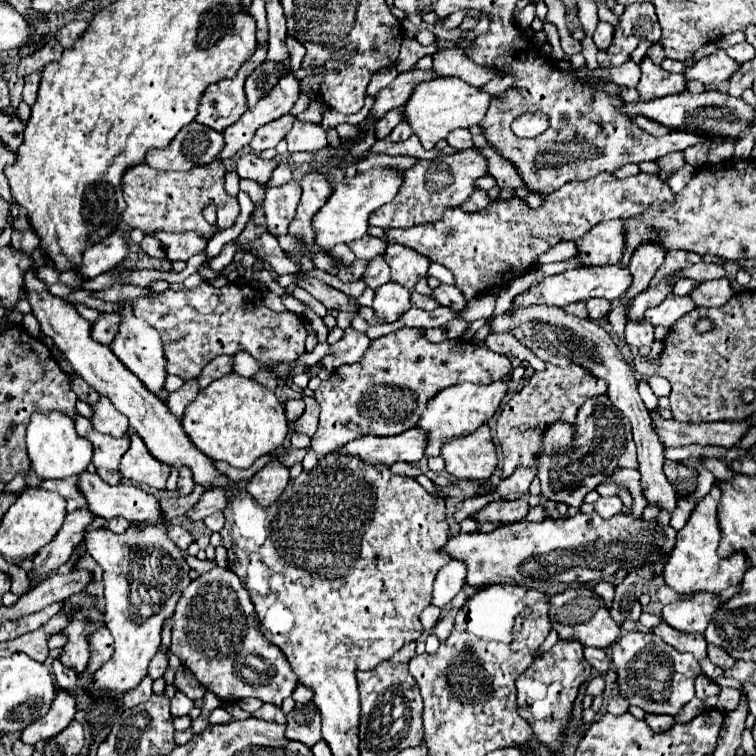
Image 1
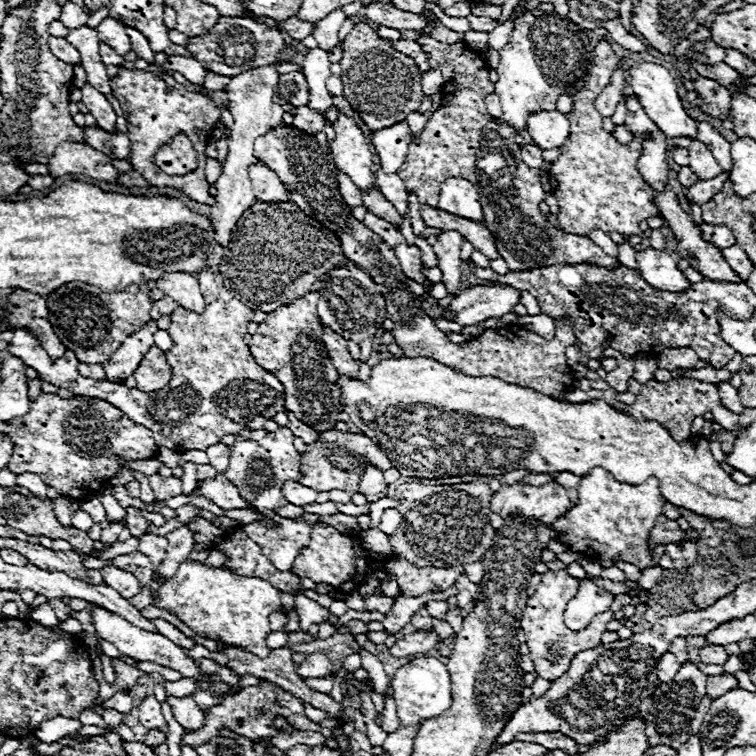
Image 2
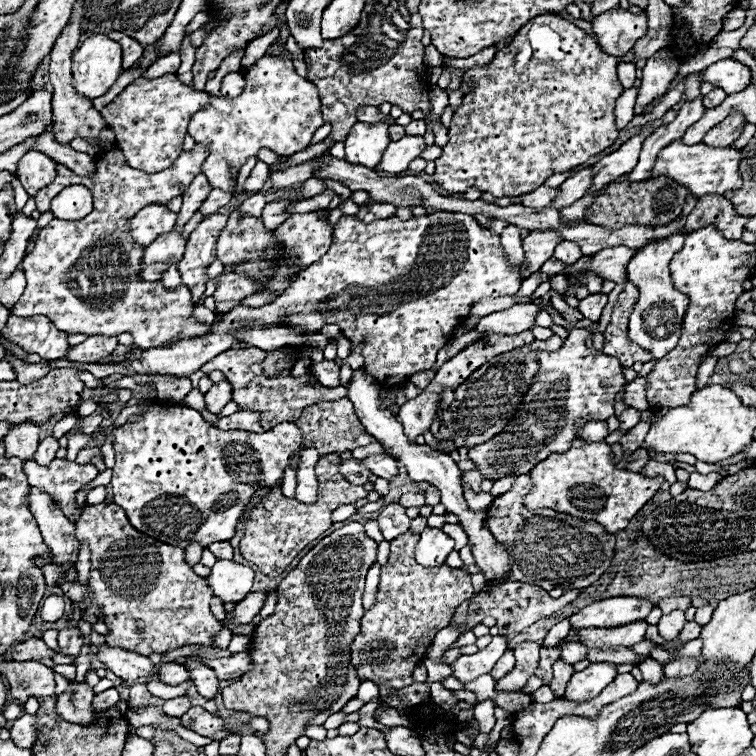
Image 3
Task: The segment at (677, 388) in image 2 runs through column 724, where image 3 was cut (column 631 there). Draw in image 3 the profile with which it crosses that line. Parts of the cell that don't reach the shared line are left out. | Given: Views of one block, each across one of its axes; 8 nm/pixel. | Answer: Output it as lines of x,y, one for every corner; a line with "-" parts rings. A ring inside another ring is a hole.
626,408
622,414
618,414
618,420
620,420
620,432
628,432
630,428
634,428
640,420
640,412
634,410
634,408

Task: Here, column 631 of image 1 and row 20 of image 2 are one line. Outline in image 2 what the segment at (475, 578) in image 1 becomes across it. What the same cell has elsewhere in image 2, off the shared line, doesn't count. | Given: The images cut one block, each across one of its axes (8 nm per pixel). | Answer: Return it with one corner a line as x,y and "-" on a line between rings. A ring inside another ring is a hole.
524,12
514,20
512,36
500,50
500,64
496,68
498,82
494,84
494,94
486,98
488,112
514,128
524,128
528,112
556,108
556,98
560,94
572,96
588,74
596,42
598,38
592,32
558,12

